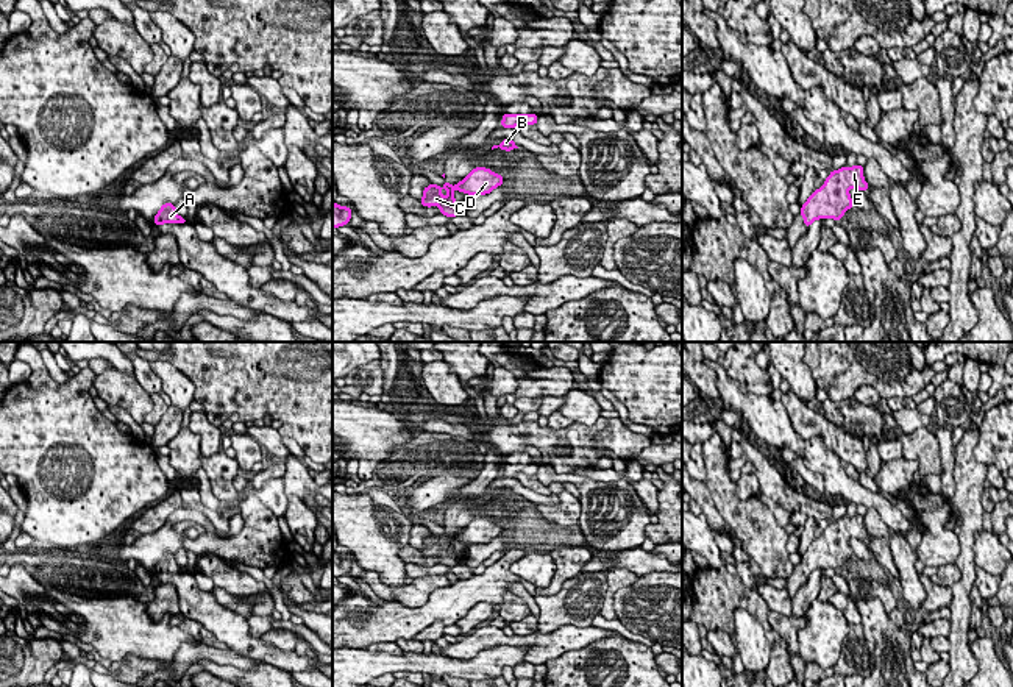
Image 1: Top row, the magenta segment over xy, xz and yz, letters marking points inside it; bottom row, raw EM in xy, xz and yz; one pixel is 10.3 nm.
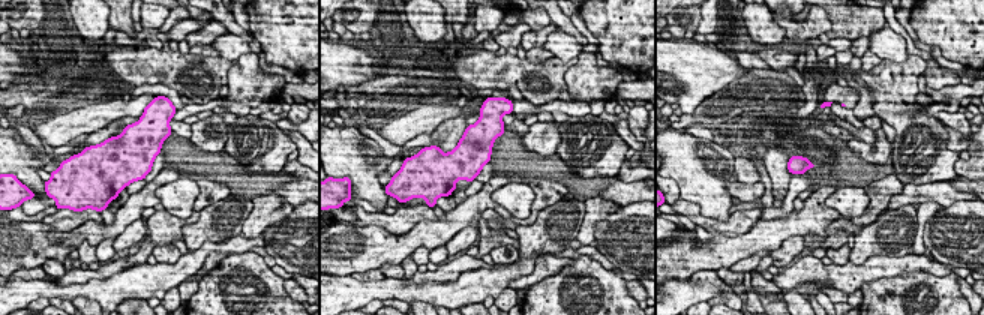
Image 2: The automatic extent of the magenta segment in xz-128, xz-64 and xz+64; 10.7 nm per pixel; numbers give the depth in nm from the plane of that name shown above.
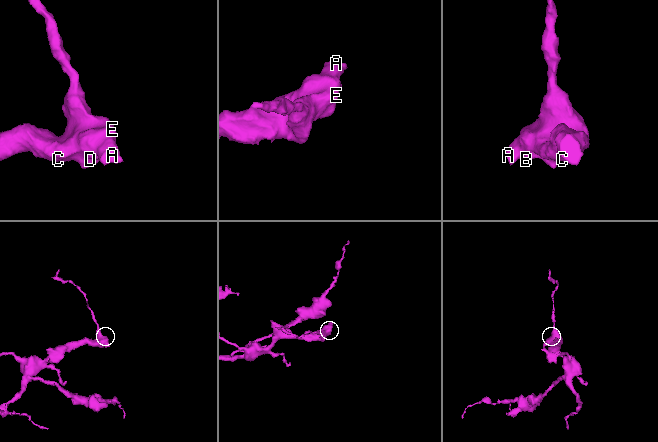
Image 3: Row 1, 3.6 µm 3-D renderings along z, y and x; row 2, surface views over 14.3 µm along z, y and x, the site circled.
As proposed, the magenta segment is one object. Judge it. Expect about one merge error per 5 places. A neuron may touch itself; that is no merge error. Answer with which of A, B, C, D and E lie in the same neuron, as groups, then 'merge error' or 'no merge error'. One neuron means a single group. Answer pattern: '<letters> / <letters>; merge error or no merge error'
A B C D E; no merge error

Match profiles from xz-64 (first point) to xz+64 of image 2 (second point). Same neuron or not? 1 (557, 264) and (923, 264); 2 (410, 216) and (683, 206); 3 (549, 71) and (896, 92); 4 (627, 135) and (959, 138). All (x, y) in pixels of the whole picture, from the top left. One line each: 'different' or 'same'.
1: same
2: same
3: same
4: different

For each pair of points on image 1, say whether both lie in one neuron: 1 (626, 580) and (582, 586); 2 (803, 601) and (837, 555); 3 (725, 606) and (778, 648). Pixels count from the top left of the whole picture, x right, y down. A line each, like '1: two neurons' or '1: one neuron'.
1: two neurons
2: two neurons
3: one neuron

